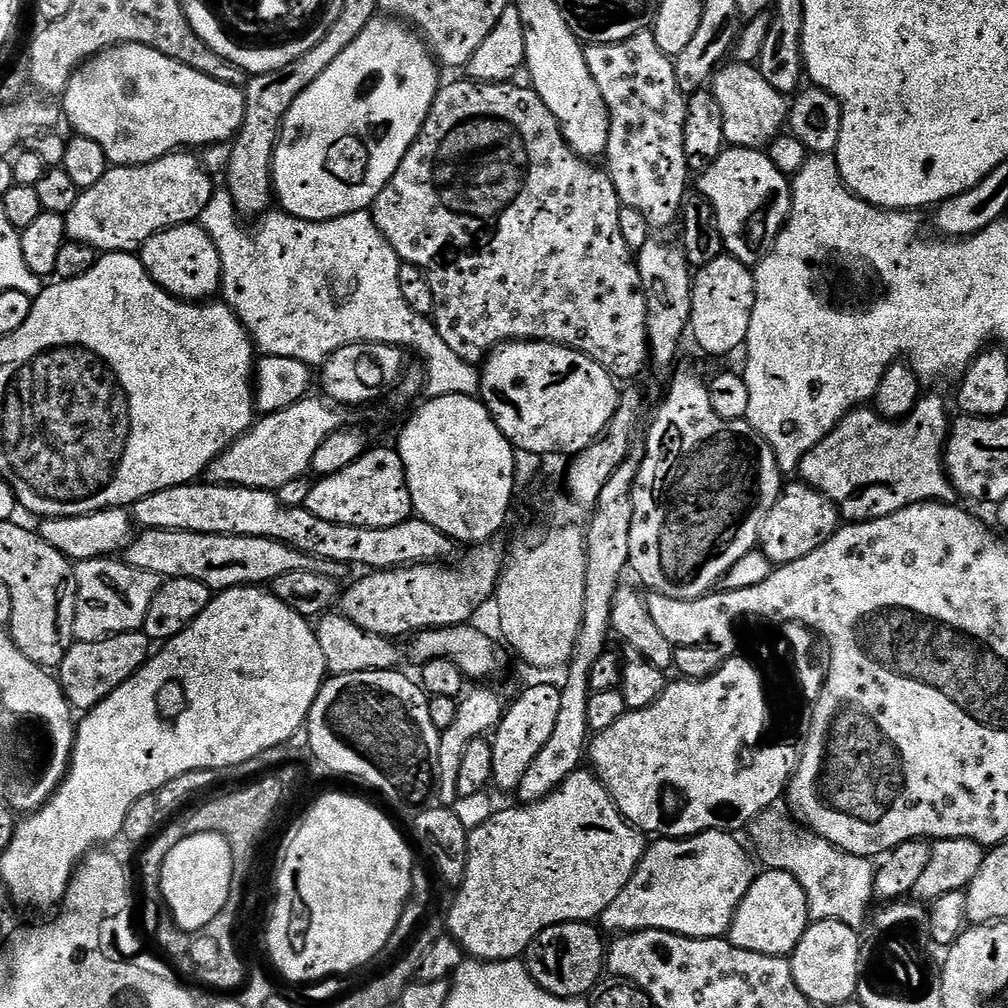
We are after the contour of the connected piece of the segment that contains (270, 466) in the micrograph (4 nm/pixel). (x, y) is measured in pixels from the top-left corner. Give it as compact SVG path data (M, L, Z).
M305 398L286 410L261 415L248 431L243 432L226 451L218 454L214 462L210 462L207 479L213 484L230 484L234 488L269 490L301 479L311 469L318 446L322 446L330 434L341 431L343 424L340 423L344 420L340 413L343 411L327 399L312 399Z

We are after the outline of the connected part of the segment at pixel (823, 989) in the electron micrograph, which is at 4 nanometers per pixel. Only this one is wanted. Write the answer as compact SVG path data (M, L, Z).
M817 920L809 923L790 959L794 982L798 982L798 990L806 994L811 1004L844 1004L856 996L856 987L862 971L860 935L857 929L842 922Z

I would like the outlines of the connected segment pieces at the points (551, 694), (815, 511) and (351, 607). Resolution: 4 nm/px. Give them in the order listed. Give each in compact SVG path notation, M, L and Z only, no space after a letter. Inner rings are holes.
M532 684L516 701L507 705L504 717L494 729L491 737L494 750L494 774L492 784L502 791L511 793L513 782L519 782L522 774L538 758L538 750L550 742L550 734L554 734L554 726L558 723L558 712L562 710L562 694L557 685Z
M795 482L785 483L780 496L774 502L770 514L766 514L766 522L762 522L758 551L766 554L773 566L798 562L798 558L806 558L806 554L818 550L822 542L826 542L841 527L840 509L830 498L826 498L809 484Z
M488 542L483 546L476 546L472 552L460 564L460 572L456 568L444 568L443 563L413 564L403 568L391 570L372 570L361 580L356 580L352 585L343 589L338 601L339 615L345 616L354 626L366 630L370 634L387 636L389 638L401 638L409 632L415 634L424 632L428 628L454 628L464 626L468 620L484 603L491 601L496 595L496 584L500 580L500 574L506 563L505 549L495 548L495 543Z

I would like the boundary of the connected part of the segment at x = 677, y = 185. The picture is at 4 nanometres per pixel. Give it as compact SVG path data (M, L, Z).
M645 30L613 44L589 44L584 49L586 66L602 90L602 98L608 107L610 134L606 153L606 171L618 190L618 198L623 207L638 210L646 218L649 229L668 228L681 219L688 188L688 159L684 149L684 127L688 117L686 94L678 86L676 66L673 57L658 50L651 30Z

